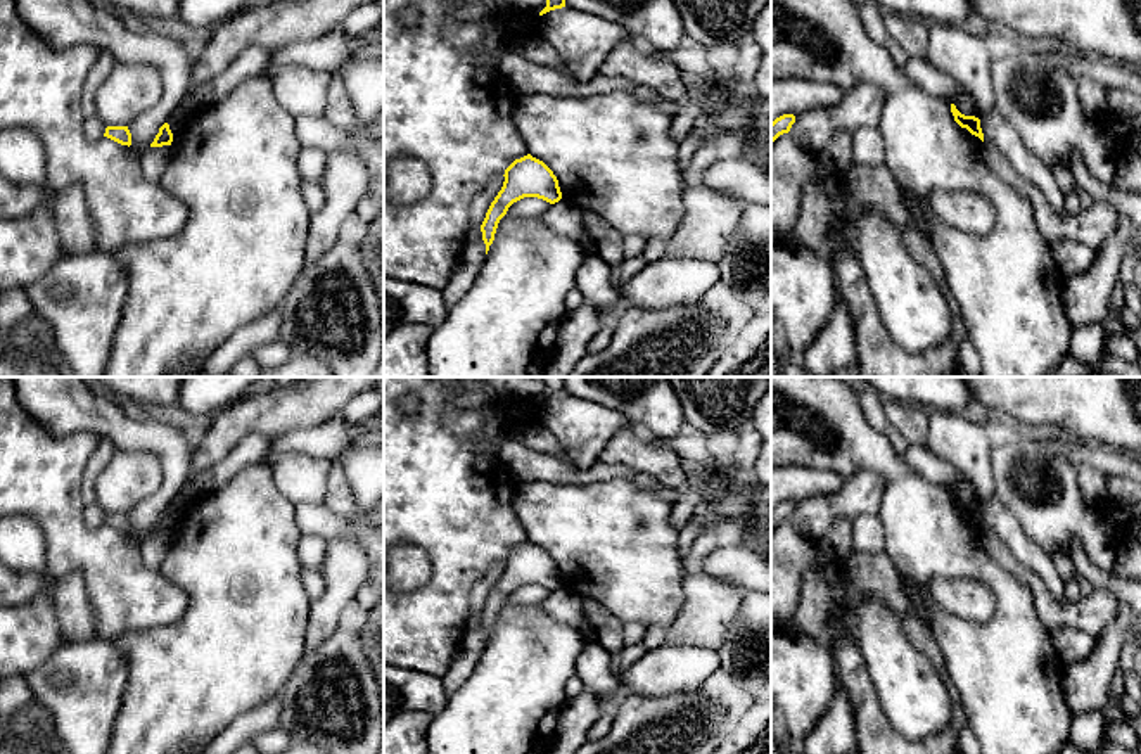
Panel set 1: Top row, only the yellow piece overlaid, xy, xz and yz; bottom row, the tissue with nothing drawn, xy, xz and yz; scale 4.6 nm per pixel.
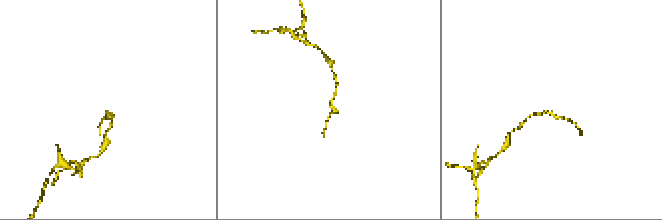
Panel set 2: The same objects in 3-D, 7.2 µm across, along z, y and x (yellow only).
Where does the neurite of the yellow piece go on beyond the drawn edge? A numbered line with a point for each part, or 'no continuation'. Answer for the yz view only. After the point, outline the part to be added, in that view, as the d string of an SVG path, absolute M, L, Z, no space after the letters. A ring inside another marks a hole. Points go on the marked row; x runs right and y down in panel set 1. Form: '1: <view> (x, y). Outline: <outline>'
no continuation

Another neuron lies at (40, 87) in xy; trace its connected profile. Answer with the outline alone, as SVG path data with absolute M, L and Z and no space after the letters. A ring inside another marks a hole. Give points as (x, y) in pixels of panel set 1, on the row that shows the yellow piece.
M0 0L0 133L28 128L41 140L45 150L45 180L40 185L10 183L0 175L0 220L24 218L48 194L57 195L80 185L97 230L95 251L114 254L124 246L180 232L187 208L159 182L143 175L140 157L131 147L107 137L95 142L85 137L81 88L99 54L100 48L93 43L50 47L21 19L16 0Z

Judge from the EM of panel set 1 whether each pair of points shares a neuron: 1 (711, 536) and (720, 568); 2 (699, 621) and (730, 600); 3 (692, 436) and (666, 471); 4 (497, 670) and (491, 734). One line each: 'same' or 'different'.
1: different
2: same
3: different
4: same

